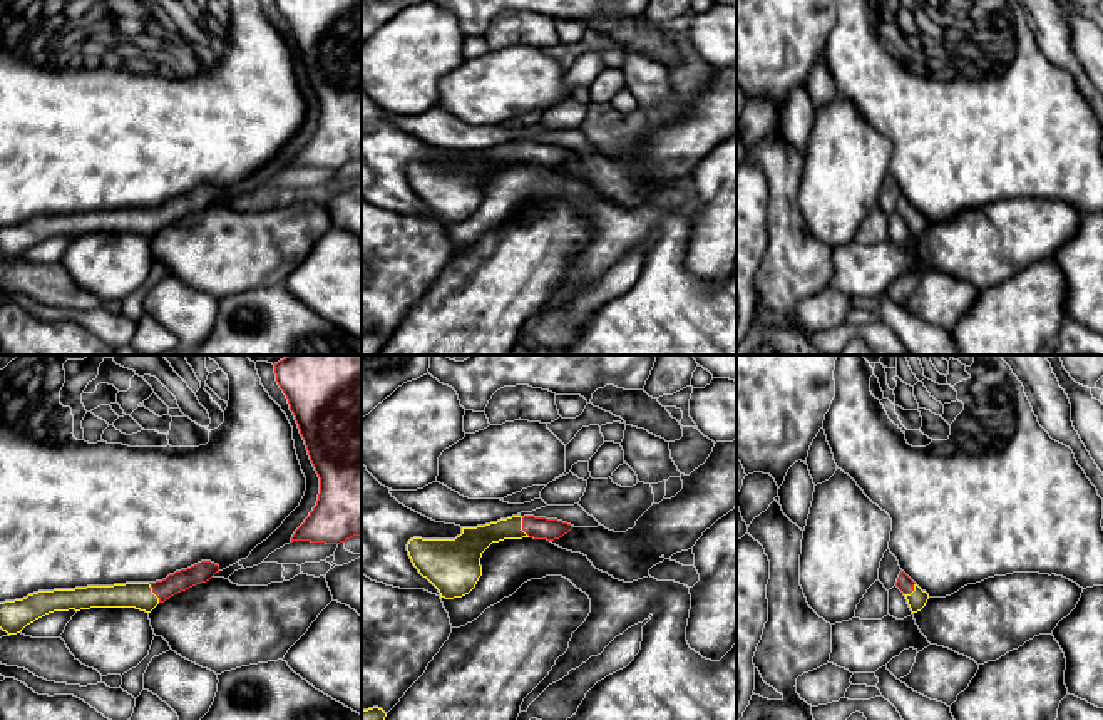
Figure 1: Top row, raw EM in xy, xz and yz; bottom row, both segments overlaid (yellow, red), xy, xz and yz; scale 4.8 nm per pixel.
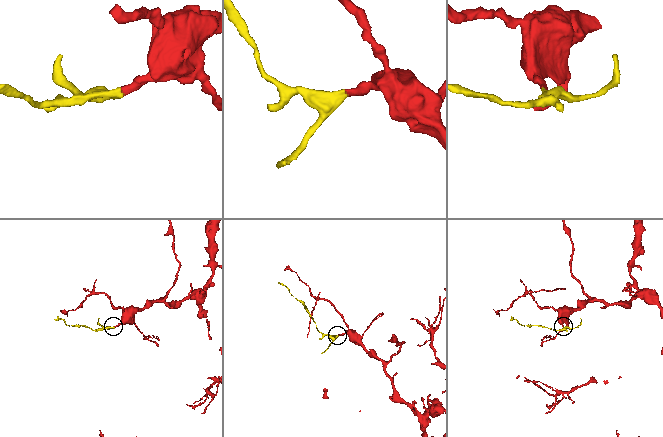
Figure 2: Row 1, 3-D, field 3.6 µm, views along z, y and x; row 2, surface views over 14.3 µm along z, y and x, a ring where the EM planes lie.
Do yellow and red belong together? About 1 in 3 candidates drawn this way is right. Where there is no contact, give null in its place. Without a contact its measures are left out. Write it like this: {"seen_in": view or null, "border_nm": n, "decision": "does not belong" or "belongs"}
{"seen_in": "xy", "border_nm": 110, "decision": "belongs"}

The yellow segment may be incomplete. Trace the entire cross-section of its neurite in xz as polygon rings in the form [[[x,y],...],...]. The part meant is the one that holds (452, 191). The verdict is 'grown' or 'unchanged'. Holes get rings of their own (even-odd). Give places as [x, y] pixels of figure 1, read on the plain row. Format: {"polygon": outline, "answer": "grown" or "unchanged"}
{"polygon": [[[512,141],[485,151],[462,152],[455,164],[413,162],[407,176],[418,198],[439,214],[440,223],[454,224],[475,213],[482,201],[482,177],[492,167],[522,162],[554,166],[571,154],[571,149],[557,144]]], "answer": "grown"}

